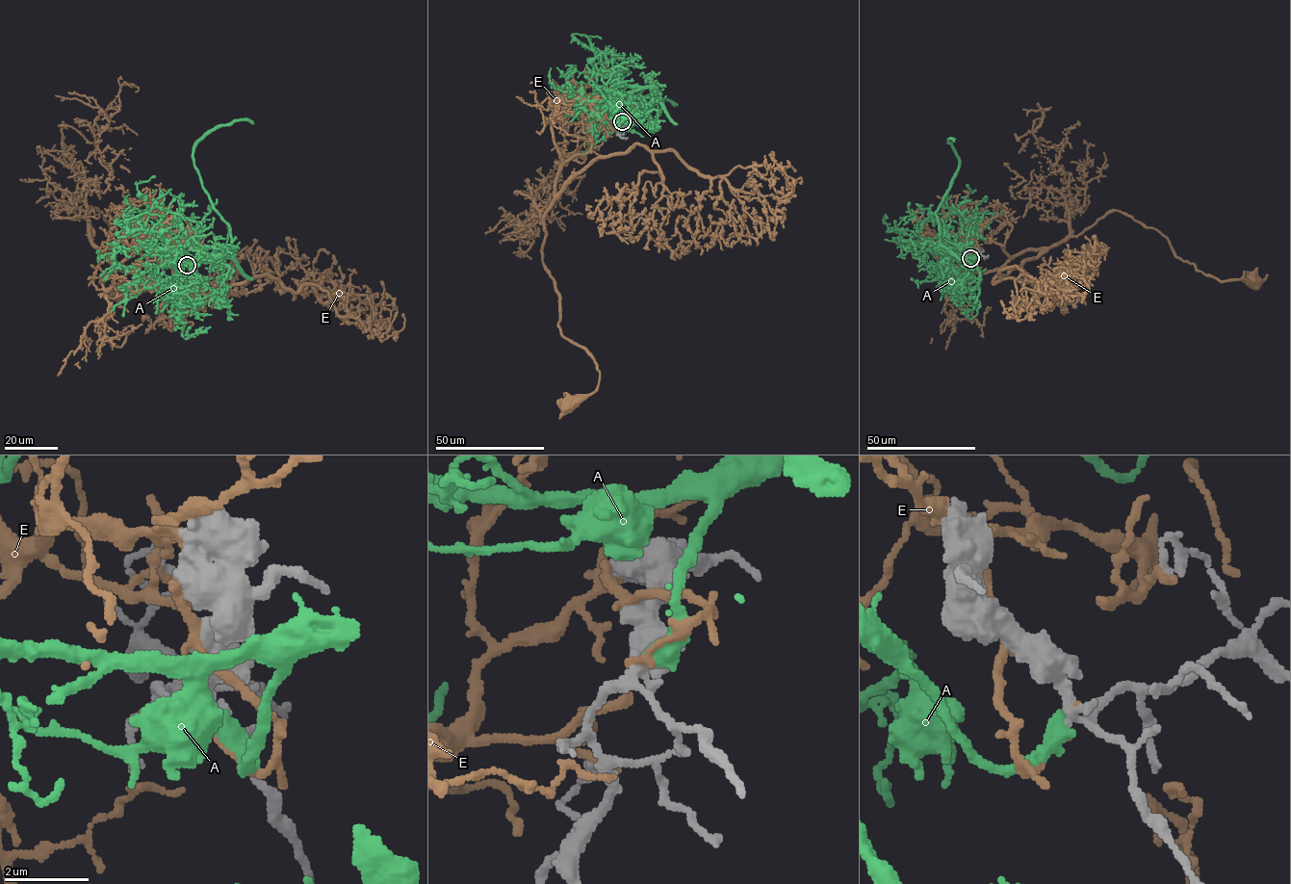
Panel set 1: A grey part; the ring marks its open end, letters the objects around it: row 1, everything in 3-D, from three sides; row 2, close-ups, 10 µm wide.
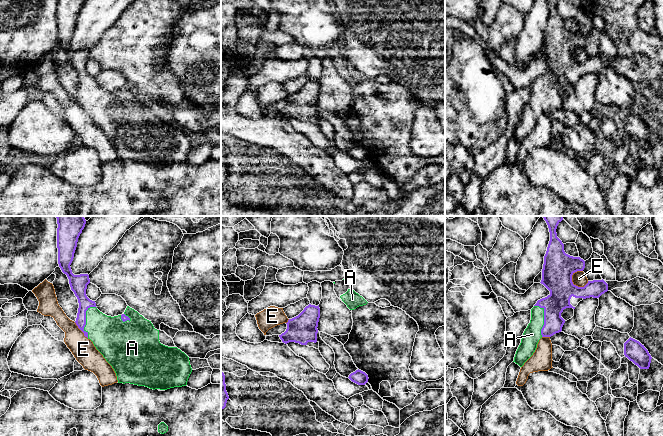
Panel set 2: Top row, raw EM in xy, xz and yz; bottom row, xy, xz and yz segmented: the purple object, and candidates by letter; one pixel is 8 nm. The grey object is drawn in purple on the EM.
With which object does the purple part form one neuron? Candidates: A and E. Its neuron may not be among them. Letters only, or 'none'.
A

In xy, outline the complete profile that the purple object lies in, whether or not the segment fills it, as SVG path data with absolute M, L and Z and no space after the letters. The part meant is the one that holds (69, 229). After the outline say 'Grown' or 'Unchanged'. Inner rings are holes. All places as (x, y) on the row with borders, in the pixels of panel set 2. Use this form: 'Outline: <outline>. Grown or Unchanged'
Outline: M56 216L56 218L58 224L58 264L62 272L67 275L71 290L79 303L75 323L84 333L84 336L93 342L96 349L112 366L118 383L130 383L153 390L167 390L186 386L192 372L189 357L177 347L168 347L161 344L159 330L154 328L151 321L145 319L129 306L122 315L107 316L97 309L95 301L87 297L86 289L90 283L89 275L74 275L70 267L78 238L85 227L86 220L84 216Z. Grown

